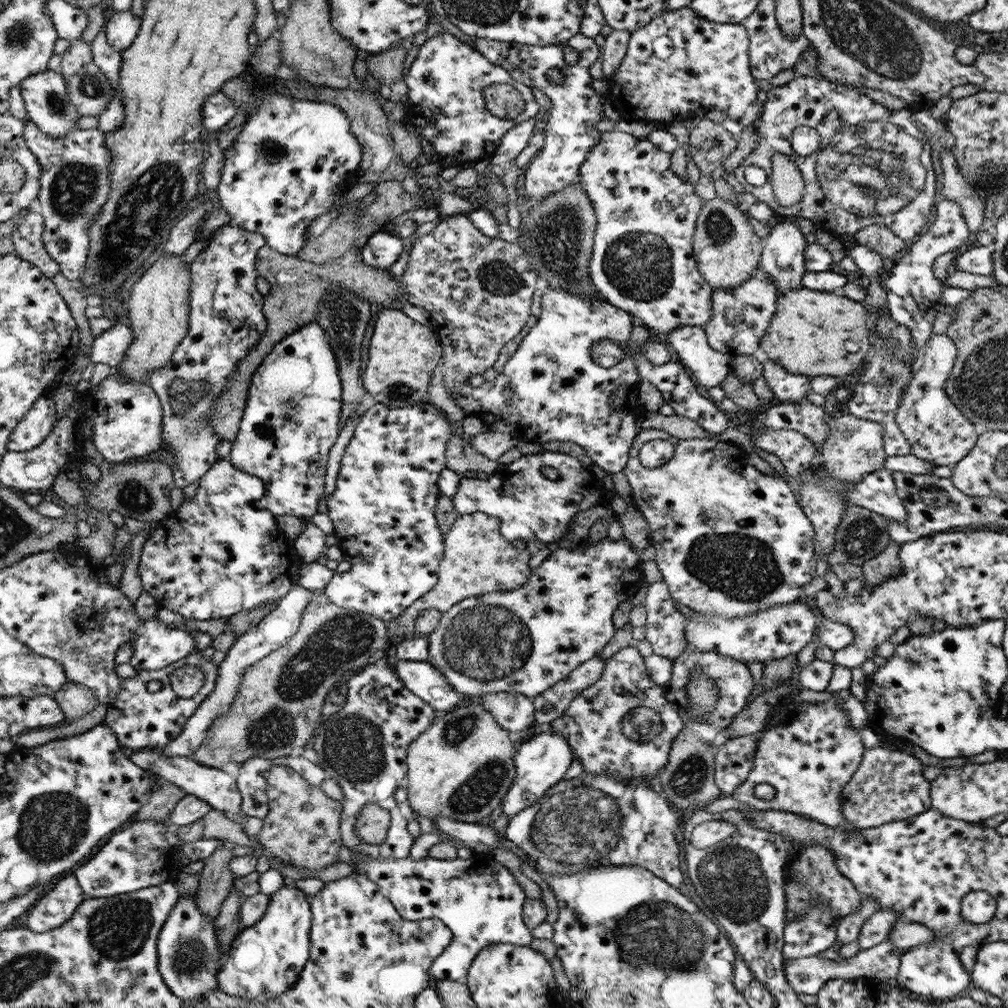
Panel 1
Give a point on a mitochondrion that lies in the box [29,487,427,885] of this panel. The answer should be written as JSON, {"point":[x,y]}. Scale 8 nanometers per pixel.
{"point":[329,649]}

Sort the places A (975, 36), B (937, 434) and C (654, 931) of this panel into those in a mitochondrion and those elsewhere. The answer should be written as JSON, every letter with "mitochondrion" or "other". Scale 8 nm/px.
{"A":"other","B":"other","C":"mitochondrion"}

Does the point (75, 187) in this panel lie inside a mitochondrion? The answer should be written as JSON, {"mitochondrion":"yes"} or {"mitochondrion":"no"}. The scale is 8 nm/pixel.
{"mitochondrion":"yes"}

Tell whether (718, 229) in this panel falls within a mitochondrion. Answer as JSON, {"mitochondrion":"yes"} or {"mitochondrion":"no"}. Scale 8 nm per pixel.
{"mitochondrion":"yes"}

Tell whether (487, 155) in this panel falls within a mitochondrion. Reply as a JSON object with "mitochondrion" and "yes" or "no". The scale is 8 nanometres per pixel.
{"mitochondrion":"no"}

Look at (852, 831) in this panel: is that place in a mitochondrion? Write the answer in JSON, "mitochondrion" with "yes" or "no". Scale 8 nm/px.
{"mitochondrion":"no"}

